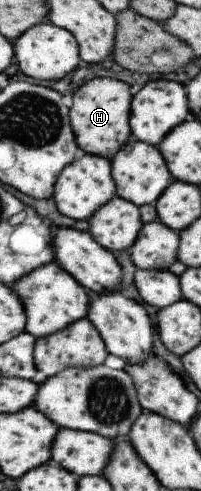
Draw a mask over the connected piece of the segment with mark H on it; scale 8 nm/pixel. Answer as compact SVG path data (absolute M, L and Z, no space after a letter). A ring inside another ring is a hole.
M111 77L92 78L74 92L70 97L72 100L70 121L78 145L86 154L101 155L111 160L133 139L131 126L133 97L129 83Z

